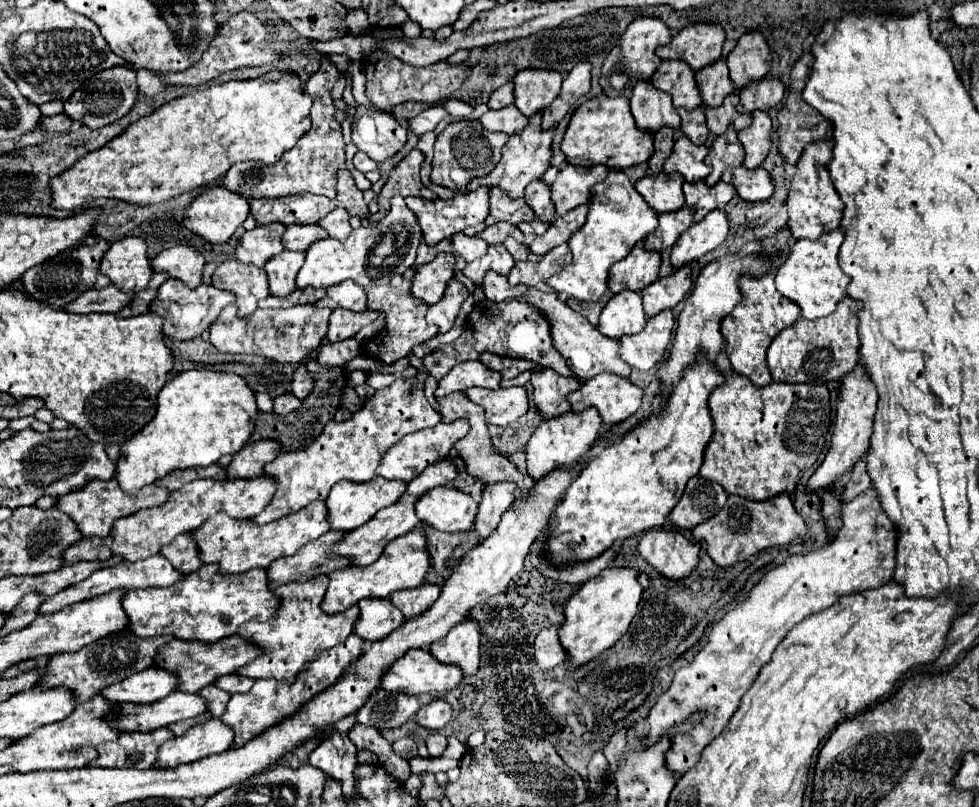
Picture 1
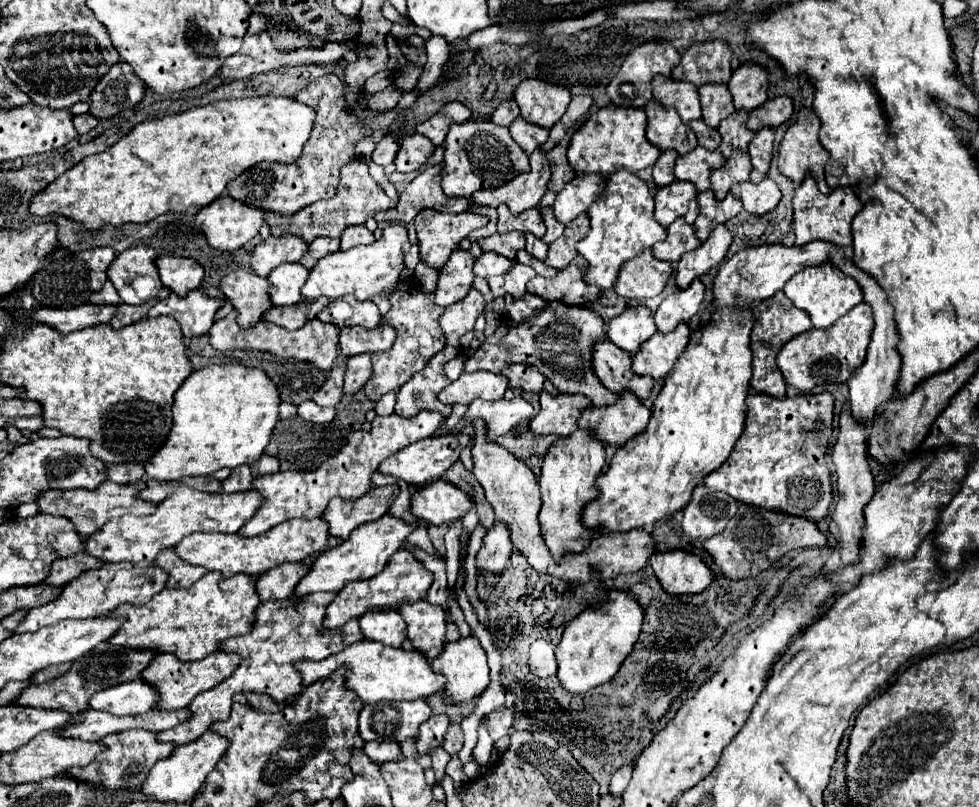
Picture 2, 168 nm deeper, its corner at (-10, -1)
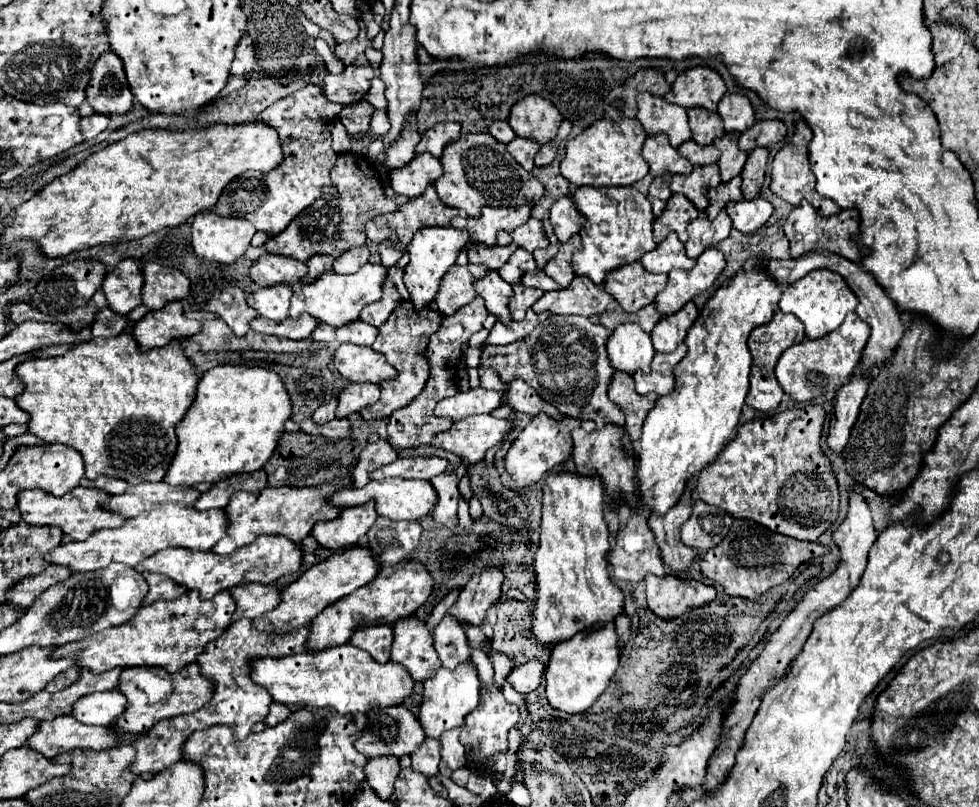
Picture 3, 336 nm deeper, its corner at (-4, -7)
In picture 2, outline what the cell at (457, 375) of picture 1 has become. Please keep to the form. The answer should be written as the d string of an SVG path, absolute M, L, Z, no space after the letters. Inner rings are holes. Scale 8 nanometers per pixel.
M472 372L462 374L450 386L446 386L438 400L442 404L470 404L474 398L482 400L502 400L508 388L508 380L502 374L492 372Z

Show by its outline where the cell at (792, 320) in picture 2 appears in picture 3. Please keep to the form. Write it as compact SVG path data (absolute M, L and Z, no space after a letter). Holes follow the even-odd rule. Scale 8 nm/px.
M776 312L774 318L760 326L760 328L754 328L750 338L748 338L748 346L750 346L750 352L752 352L752 374L750 374L750 392L746 396L746 404L760 410L760 412L770 412L774 408L778 408L782 396L784 396L784 390L780 388L776 376L774 376L774 366L780 358L780 354L794 346L794 344L800 344L802 340L806 340L806 334L804 334L804 326L800 320L796 320L796 316L792 314L784 314L784 312Z

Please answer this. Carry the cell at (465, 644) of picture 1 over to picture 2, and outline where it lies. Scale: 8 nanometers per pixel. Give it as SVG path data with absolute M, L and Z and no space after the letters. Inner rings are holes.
M476 636L460 638L456 642L446 642L442 652L432 660L432 668L434 668L434 672L440 672L448 678L446 688L444 688L444 696L452 704L468 702L468 700L480 696L490 684L490 668L486 662L486 650L480 646Z

